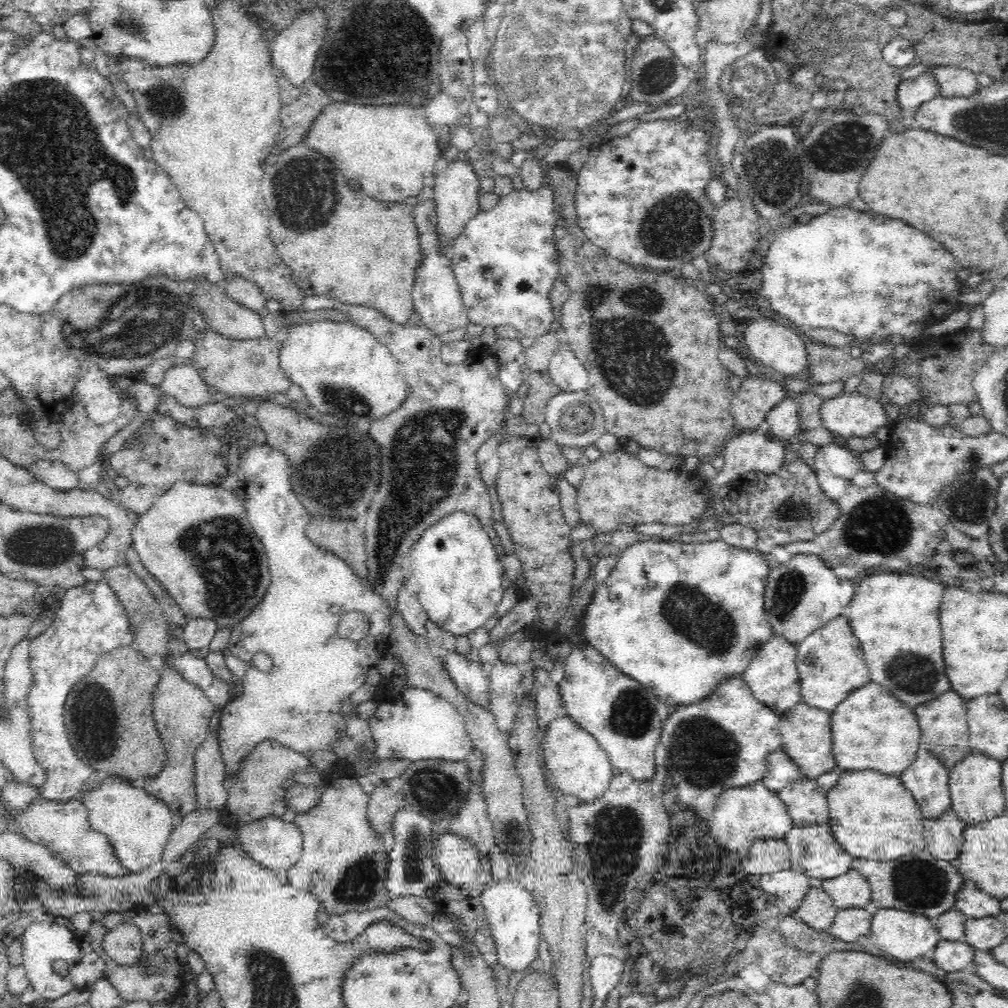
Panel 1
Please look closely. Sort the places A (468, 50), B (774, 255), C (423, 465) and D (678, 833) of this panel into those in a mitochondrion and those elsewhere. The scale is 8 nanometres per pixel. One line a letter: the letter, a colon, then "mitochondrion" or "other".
A: other
B: other
C: mitochondrion
D: other

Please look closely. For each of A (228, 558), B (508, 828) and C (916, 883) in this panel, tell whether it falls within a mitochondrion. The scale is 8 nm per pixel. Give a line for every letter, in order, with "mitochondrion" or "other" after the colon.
A: mitochondrion
B: mitochondrion
C: mitochondrion

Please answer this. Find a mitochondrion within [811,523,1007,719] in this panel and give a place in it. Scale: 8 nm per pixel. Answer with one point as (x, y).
(913, 674)

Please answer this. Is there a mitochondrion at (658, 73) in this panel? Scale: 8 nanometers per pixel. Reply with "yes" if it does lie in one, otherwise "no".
yes

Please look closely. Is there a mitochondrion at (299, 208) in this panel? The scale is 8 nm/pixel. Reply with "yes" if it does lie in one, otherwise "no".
yes

